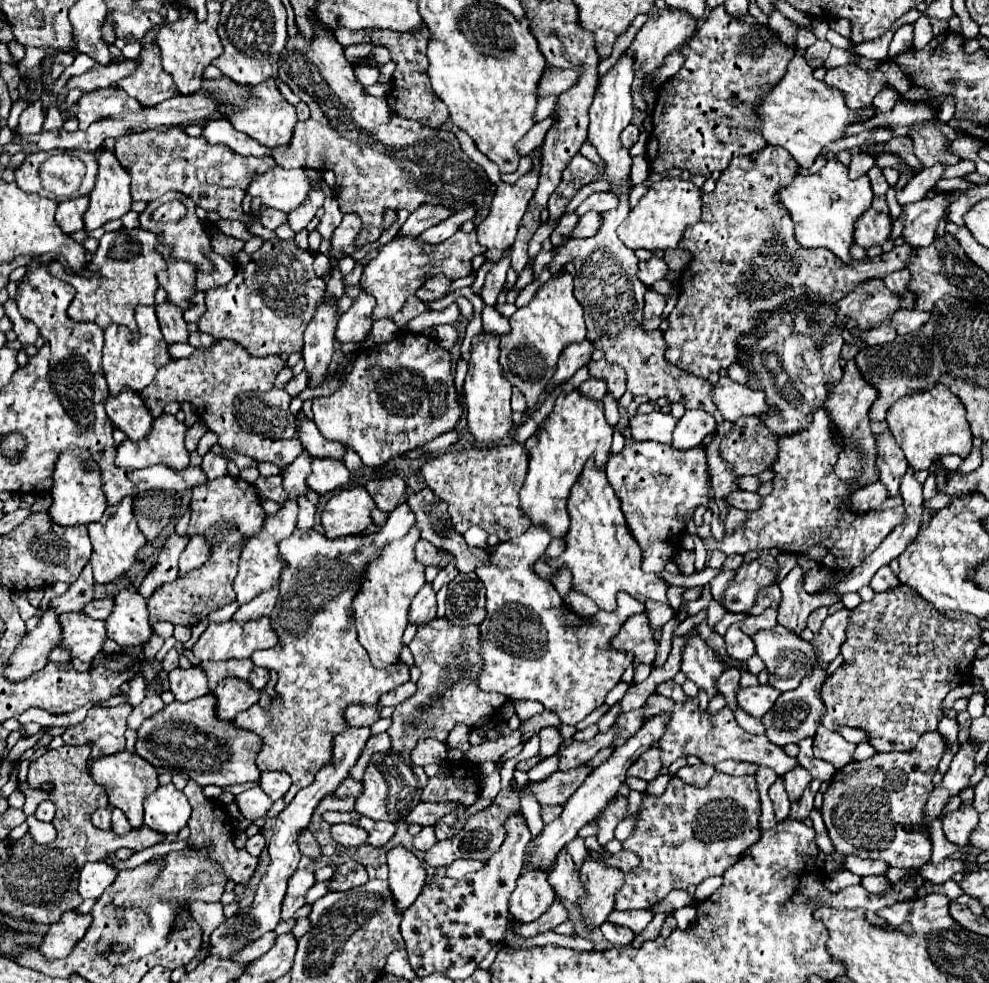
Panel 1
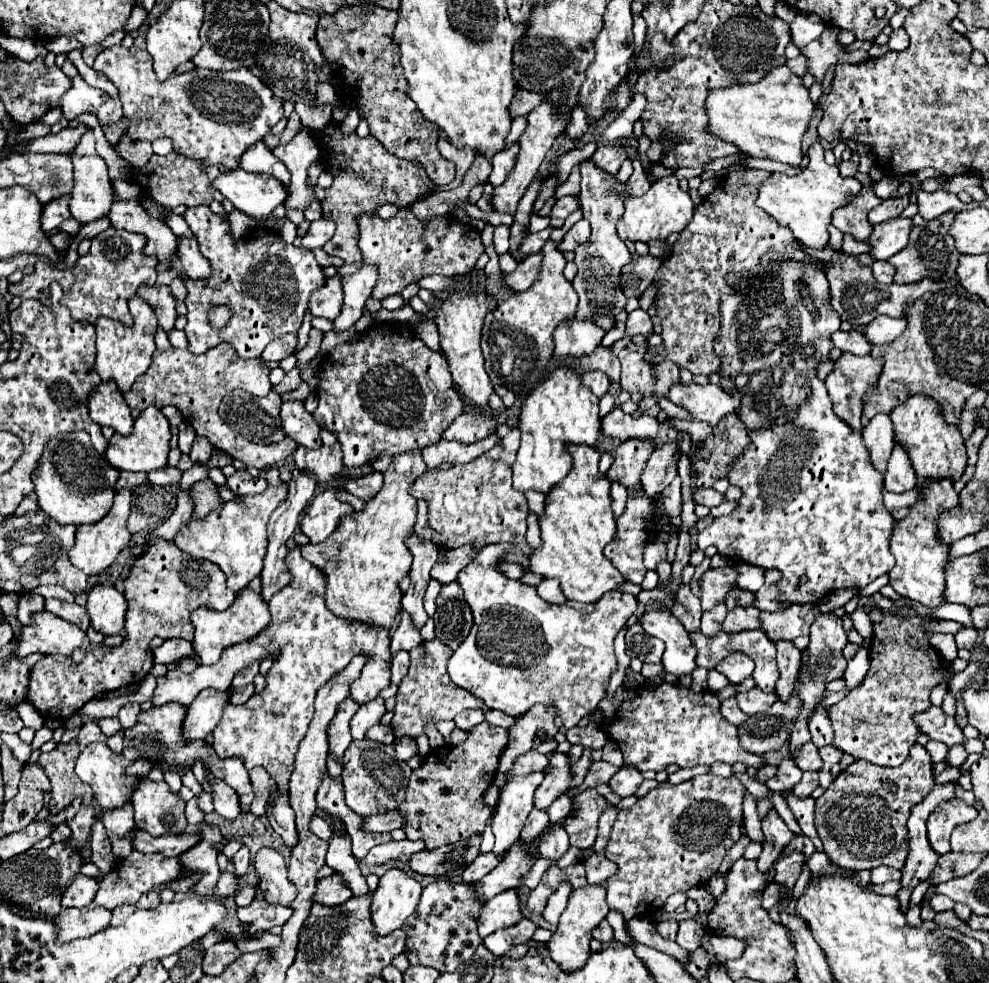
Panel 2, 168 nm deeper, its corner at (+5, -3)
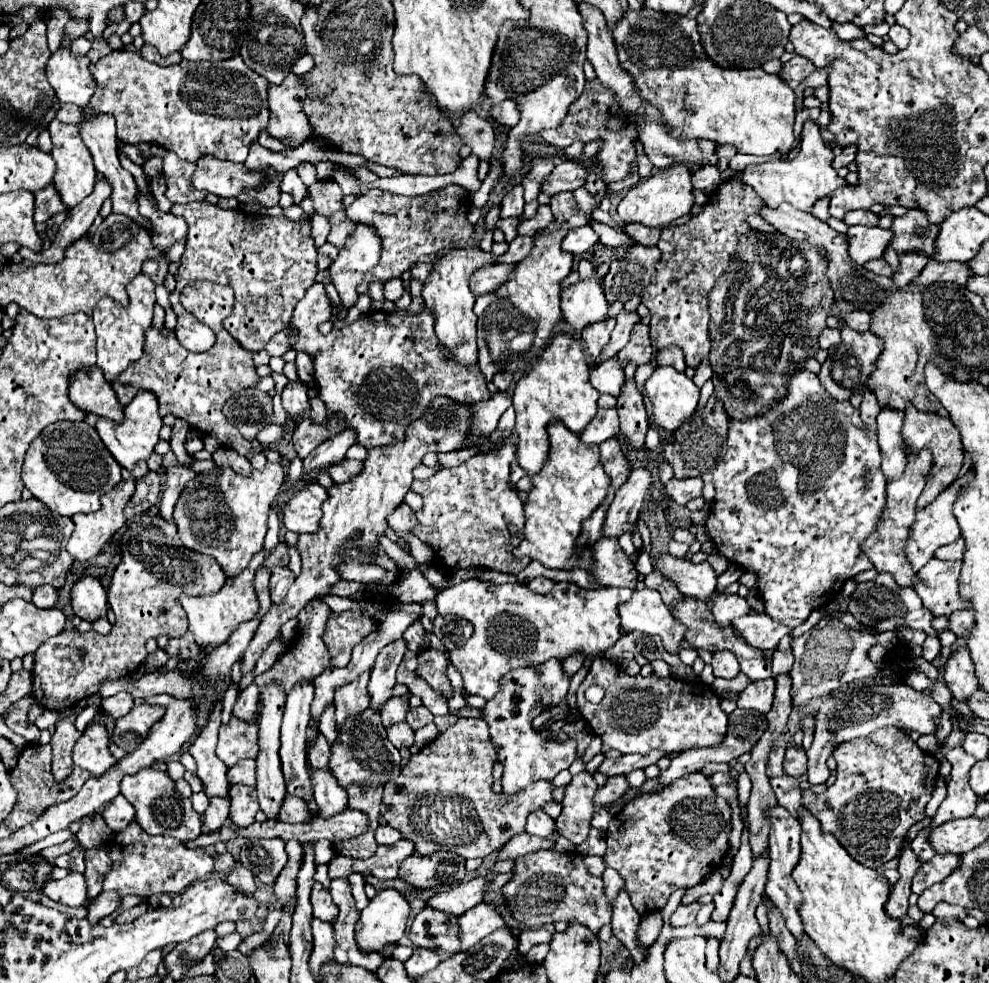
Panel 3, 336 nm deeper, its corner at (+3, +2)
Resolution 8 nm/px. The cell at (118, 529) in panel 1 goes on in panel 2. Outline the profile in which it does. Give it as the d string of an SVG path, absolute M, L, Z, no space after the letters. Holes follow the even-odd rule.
M130 490L116 492L114 504L112 504L110 512L102 520L94 522L94 524L78 526L78 530L76 530L76 544L70 550L70 562L76 568L80 568L86 576L94 576L94 574L106 572L110 568L110 564L116 560L116 556L128 546L130 532L128 532L126 520L130 516L130 496L132 496Z

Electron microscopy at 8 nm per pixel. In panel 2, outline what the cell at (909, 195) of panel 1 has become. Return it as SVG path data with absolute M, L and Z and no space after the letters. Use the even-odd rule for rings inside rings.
M910 194L906 196L898 196L898 198L888 198L884 200L880 206L876 206L870 214L868 214L868 220L872 224L880 224L888 218L894 218L894 216L900 216L902 210L910 204Z

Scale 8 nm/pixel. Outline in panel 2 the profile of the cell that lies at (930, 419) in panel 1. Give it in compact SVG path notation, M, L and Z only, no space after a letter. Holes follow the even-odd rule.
M914 394L904 404L896 406L896 410L890 412L890 418L894 424L894 442L908 452L920 480L928 476L958 480L964 474L968 462L964 440L960 436L960 430L944 422L944 414L940 414L940 404L934 398Z

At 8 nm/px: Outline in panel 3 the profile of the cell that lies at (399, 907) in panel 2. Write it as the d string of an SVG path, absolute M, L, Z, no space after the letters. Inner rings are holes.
M394 889L380 891L360 913L356 941L364 953L382 953L386 945L396 945L408 921L408 901Z

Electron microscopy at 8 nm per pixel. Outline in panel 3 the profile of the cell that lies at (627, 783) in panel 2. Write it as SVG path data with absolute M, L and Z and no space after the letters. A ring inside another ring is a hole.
M616 775L616 777L608 777L606 785L598 789L598 793L594 795L594 803L596 805L606 805L606 803L614 803L618 801L624 793L628 791L628 781L624 775Z

